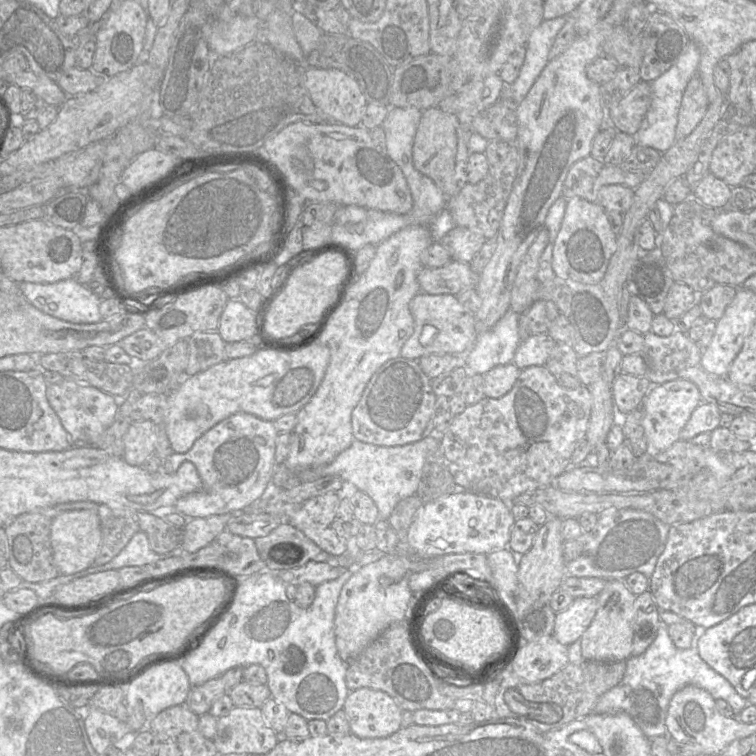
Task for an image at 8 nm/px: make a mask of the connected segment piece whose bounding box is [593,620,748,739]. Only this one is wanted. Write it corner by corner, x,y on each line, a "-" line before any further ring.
659,622
654,641
644,653
626,660
626,671
618,685
605,692
596,702
593,713
627,713
649,739
667,734
666,716
673,695
687,685
697,686
707,691
715,700
723,699
733,709
734,716
747,706
747,699
737,693
730,682
711,668
699,655
697,640
704,628
696,626
693,645
689,649
679,649
668,634
668,626

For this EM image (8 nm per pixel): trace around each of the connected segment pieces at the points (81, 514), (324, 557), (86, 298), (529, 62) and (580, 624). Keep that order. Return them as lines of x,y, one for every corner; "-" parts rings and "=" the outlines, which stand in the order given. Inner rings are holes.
92,510
62,512
52,521
50,539
54,564
60,575
70,575
85,570
94,564
100,550
102,542
100,519
=
282,523
264,537
254,539
256,548
268,571
280,571
299,568
309,561
326,562
333,555
322,550
302,531
289,523
=
75,278
55,283
21,282
19,283
19,288
22,295
32,305
53,317
77,324
97,323
103,319
99,309
101,298
=
566,17
543,20
532,32
526,44
526,55
519,76
509,87
509,95
517,105
528,94
549,62
549,52
=
578,597
569,607
556,613
553,636
563,645
569,646
581,638
596,615
597,597

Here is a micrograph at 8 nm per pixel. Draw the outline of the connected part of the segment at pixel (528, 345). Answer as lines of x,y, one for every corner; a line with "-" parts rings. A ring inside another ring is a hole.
546,333
529,335
519,343
512,362
521,370
530,366
545,365
555,345
556,341

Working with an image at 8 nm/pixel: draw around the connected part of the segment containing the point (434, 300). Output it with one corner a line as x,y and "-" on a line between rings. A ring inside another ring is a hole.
419,292
409,303
414,320
414,331
401,348
400,356
419,359
430,354
469,352
477,339
474,313
465,309
455,295
431,295

